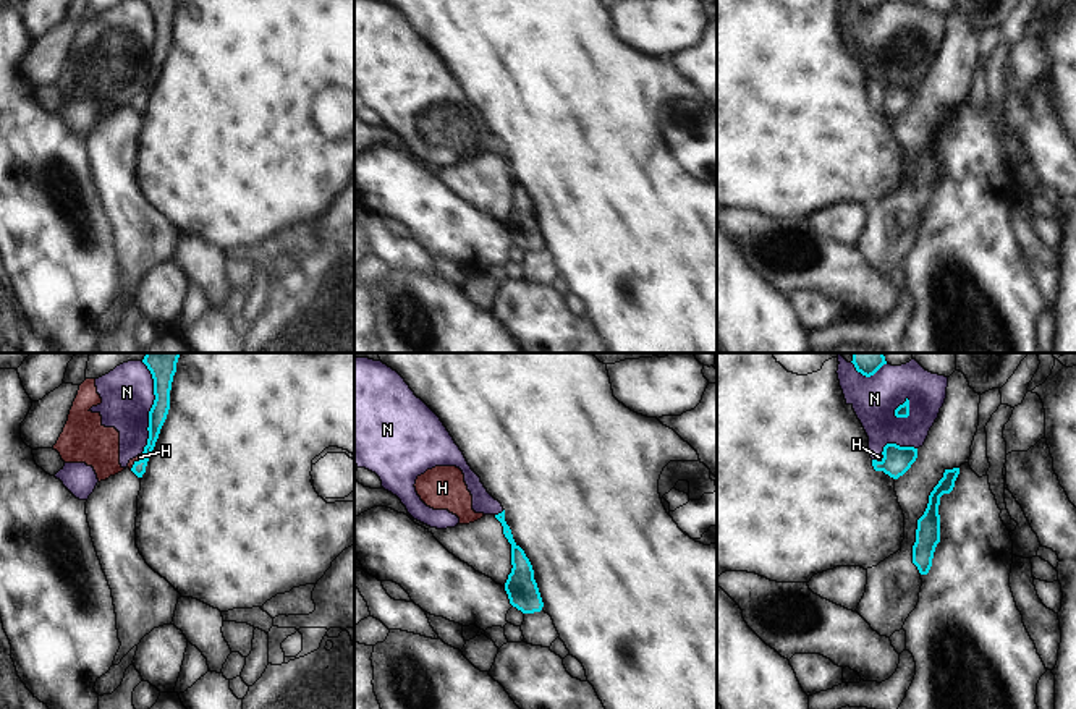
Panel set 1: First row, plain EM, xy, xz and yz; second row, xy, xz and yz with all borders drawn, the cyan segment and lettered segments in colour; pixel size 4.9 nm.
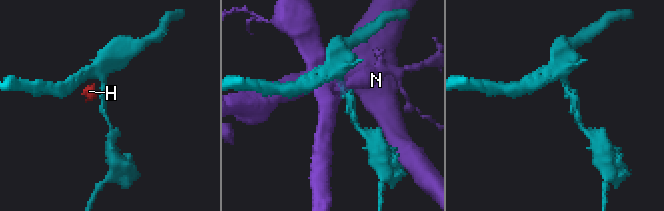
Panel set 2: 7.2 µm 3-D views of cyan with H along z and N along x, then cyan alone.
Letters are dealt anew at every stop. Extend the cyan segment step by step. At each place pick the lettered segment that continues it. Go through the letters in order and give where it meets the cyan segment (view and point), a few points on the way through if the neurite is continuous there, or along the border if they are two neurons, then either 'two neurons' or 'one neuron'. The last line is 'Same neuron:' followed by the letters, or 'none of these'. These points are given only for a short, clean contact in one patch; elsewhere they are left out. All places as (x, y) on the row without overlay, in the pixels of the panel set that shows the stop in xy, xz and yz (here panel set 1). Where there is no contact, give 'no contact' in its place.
H: meets cyan in xy at (136, 99); border along xy (143, 91), (130, 106); two neurons
N: meets cyan in xy at (151, 46); two neurons
Same neuron: none of these

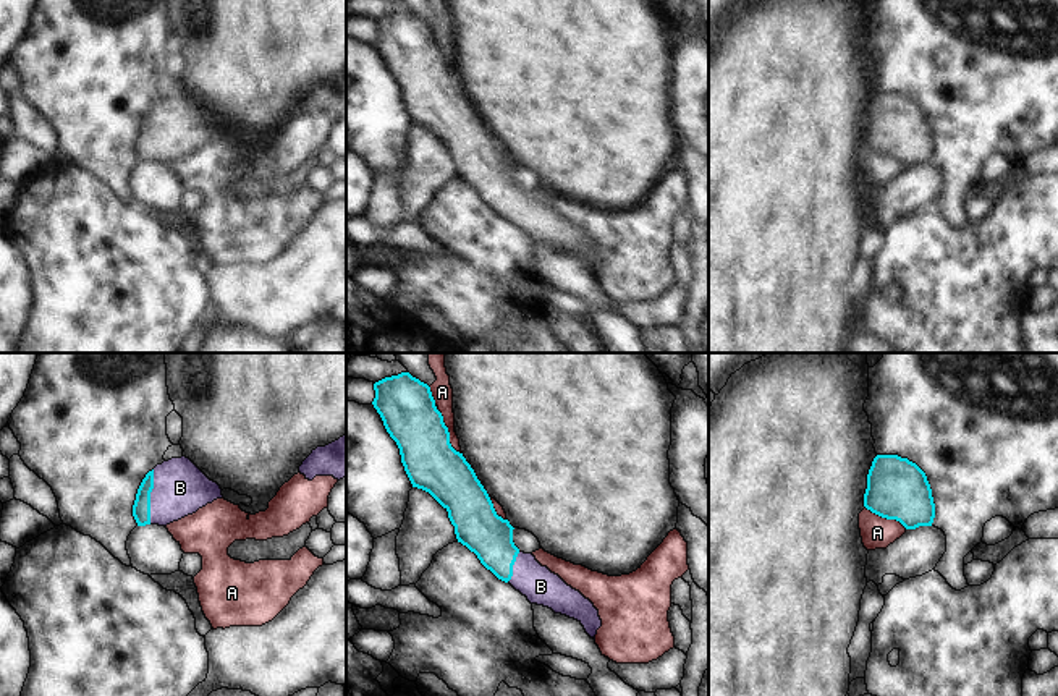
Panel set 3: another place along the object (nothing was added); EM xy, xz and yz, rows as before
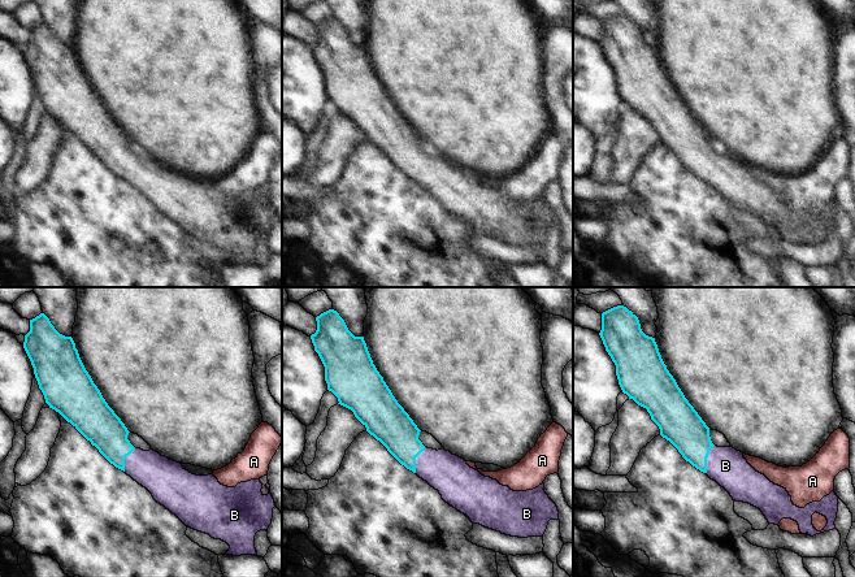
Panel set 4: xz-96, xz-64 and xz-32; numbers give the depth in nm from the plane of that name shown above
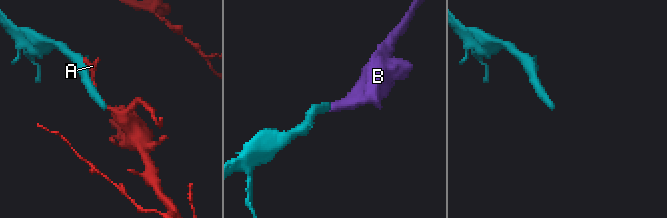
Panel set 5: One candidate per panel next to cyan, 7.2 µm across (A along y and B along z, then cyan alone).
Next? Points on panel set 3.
A: meets cyan in xz at (448, 70); two neurons
B: meets cyan in xy at (149, 135); runs through xy (141, 148), (149, 135), (162, 135), (180, 125); one neuron
Same neuron: B

